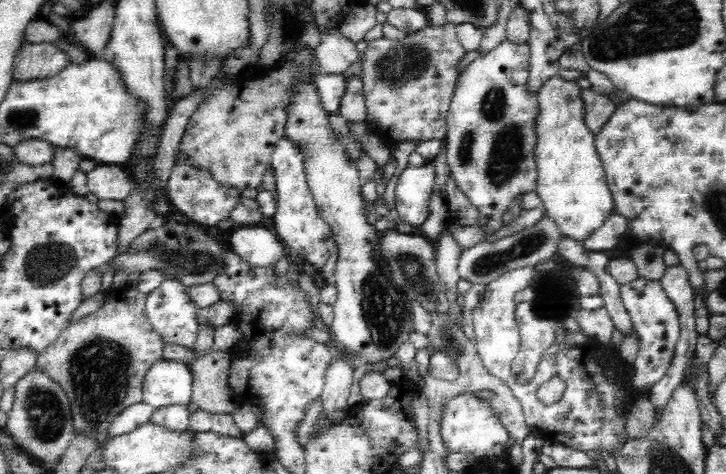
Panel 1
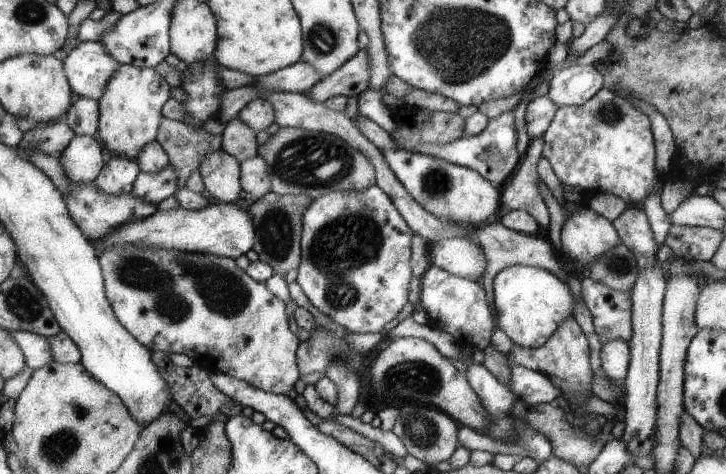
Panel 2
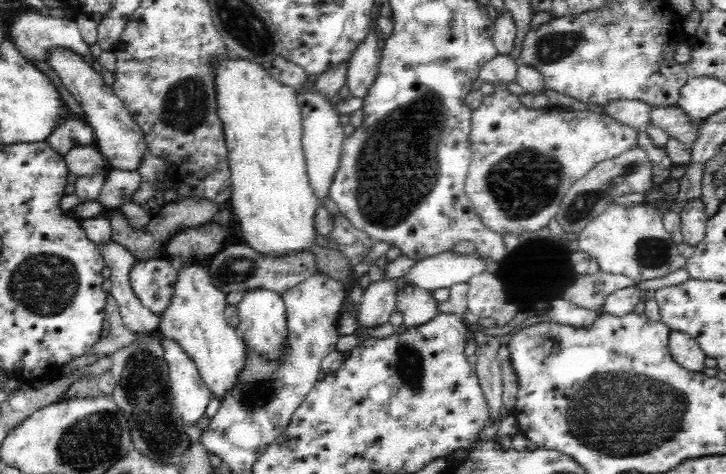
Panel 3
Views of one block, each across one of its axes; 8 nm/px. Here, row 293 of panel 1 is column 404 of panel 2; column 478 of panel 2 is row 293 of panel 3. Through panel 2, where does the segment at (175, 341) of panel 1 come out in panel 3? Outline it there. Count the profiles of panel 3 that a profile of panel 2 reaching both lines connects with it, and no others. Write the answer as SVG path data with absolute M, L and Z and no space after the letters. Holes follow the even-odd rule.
M184 265L184 268L177 269L177 272L178 280L172 304L169 304L168 309L160 317L158 333L164 338L180 344L184 352L194 360L203 384L207 386L211 395L214 395L222 403L225 396L228 396L228 393L232 392L233 388L236 388L236 380L247 359L245 344L241 340L238 330L228 325L225 317L225 310L228 306L226 295L216 288L215 285L212 285L206 265Z

